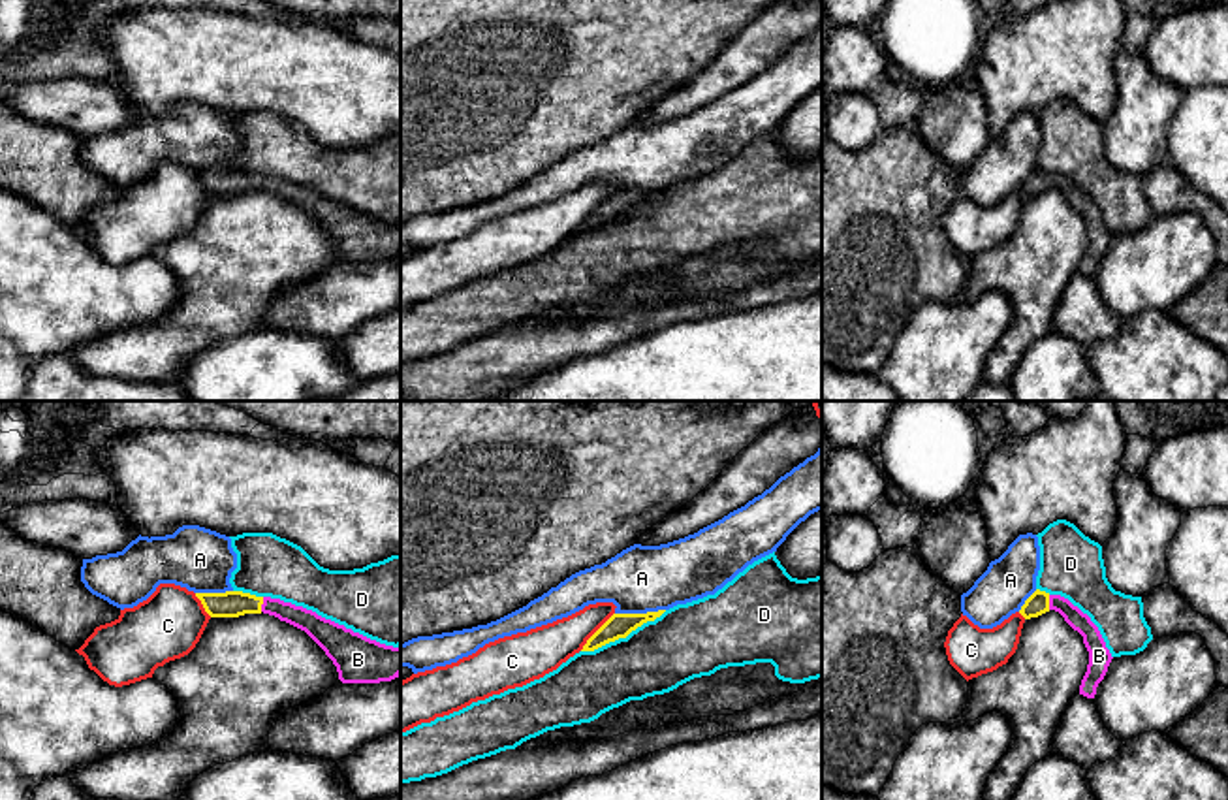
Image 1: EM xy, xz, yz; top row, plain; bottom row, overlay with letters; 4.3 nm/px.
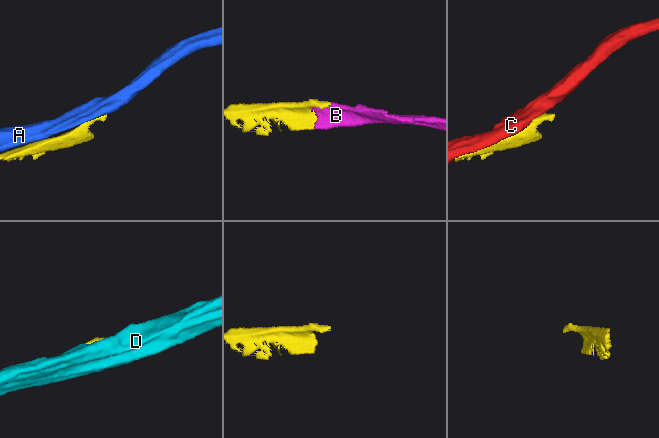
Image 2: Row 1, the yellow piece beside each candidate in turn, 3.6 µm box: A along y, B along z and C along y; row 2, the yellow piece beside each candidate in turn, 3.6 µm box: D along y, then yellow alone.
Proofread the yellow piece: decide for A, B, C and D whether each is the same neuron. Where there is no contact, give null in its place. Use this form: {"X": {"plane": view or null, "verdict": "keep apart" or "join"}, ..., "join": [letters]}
{"A": {"plane": "xz", "verdict": "keep apart"}, "B": {"plane": "xy", "verdict": "join"}, "C": {"plane": "xz", "verdict": "keep apart"}, "D": {"plane": "xz", "verdict": "keep apart"}, "join": ["B"]}

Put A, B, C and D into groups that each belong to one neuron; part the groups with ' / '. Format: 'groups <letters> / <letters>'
groups A / B / C / D

